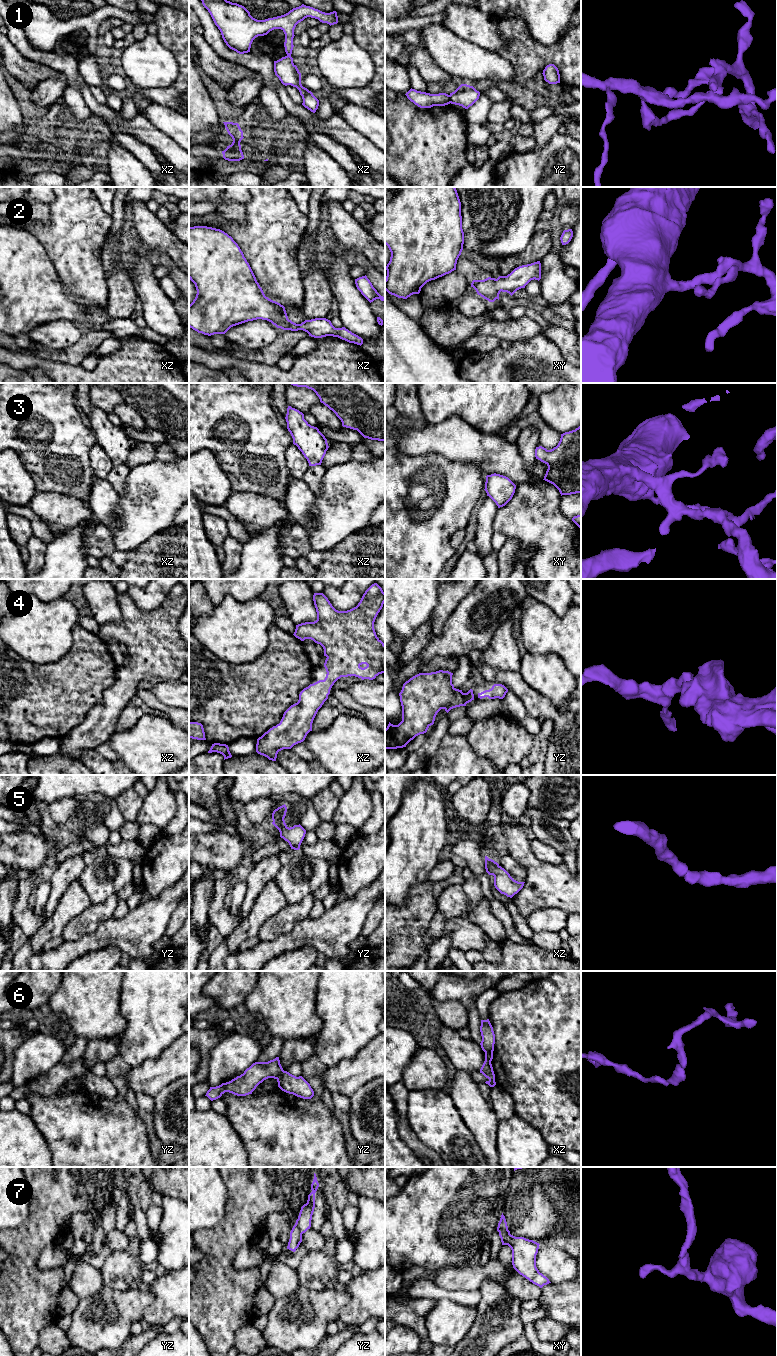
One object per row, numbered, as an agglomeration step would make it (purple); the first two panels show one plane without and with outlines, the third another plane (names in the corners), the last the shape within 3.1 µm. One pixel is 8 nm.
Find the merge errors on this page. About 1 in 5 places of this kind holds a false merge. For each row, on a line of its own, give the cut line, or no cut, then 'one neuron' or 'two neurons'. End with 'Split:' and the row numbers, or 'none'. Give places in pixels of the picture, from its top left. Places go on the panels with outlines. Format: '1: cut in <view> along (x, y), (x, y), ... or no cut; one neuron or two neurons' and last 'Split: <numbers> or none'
1: cut in yz along (448, 95), (450, 102); two neurons
2: no cut; one neuron
3: no cut; one neuron
4: no cut; one neuron
5: no cut; one neuron
6: cut in yz along (284, 1071), (276, 1078); two neurons
7: no cut; one neuron
Split: 1, 6

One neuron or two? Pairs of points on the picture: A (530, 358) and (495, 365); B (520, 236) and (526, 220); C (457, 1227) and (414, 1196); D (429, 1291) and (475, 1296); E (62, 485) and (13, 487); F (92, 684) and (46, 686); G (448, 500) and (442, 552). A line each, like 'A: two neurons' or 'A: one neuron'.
A: one neuron
B: one neuron
C: one neuron
D: one neuron
E: two neurons
F: one neuron
G: one neuron

